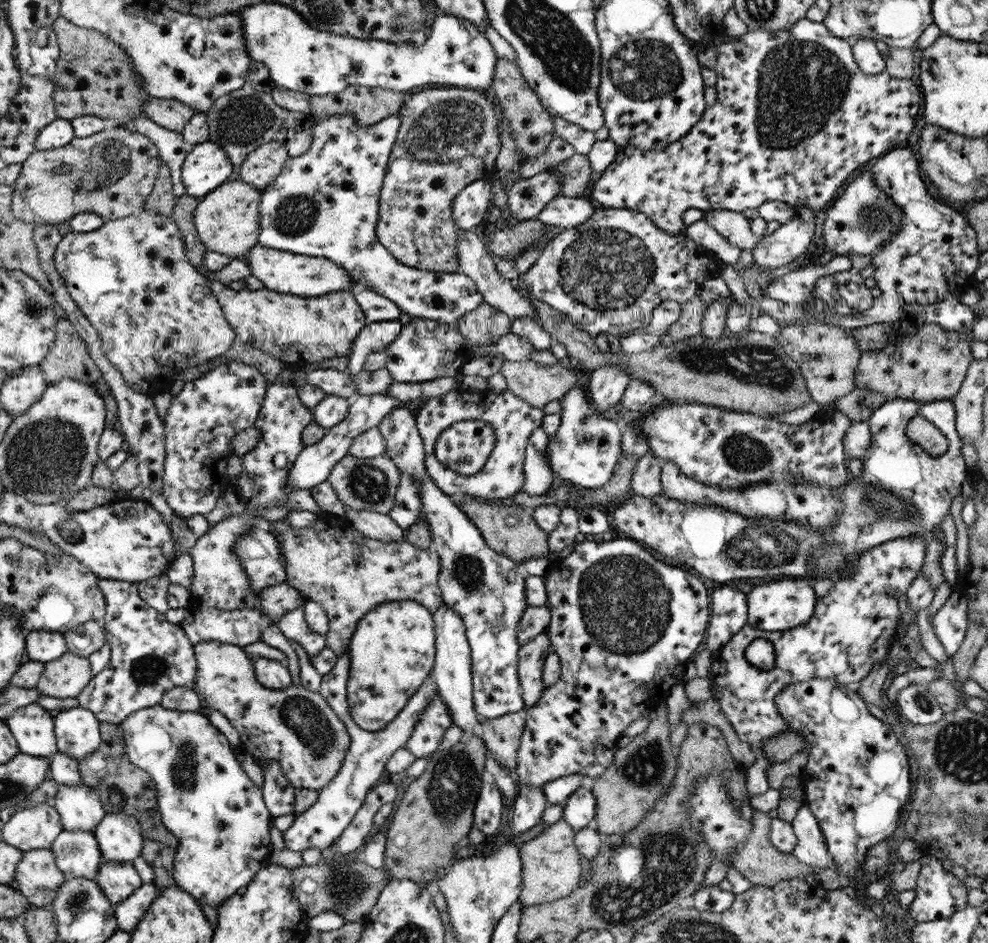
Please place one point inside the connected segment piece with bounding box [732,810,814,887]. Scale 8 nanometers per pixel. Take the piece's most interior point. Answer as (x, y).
(759, 860)

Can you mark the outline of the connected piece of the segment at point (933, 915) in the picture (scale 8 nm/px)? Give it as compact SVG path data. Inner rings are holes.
M925 855L922 859L921 870L916 882L915 900L910 904L910 916L914 922L924 923L934 920L946 920L968 906L968 888L966 883L956 878L949 870L942 867L941 860Z

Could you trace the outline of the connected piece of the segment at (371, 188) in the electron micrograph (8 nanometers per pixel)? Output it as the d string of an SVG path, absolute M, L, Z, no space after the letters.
M400 110L372 127L359 125L352 113L314 119L310 150L290 157L281 174L261 189L260 243L266 248L333 260L349 272L357 290L372 289L388 297L412 318L456 323L483 303L474 280L462 272L435 273L399 263L376 236L380 192L400 122Z

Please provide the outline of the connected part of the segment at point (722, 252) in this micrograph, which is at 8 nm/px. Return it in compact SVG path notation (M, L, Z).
M701 219L695 224L690 224L684 232L697 245L703 247L706 253L717 256L723 263L736 265L736 262L738 262L741 248L722 237L706 220Z

